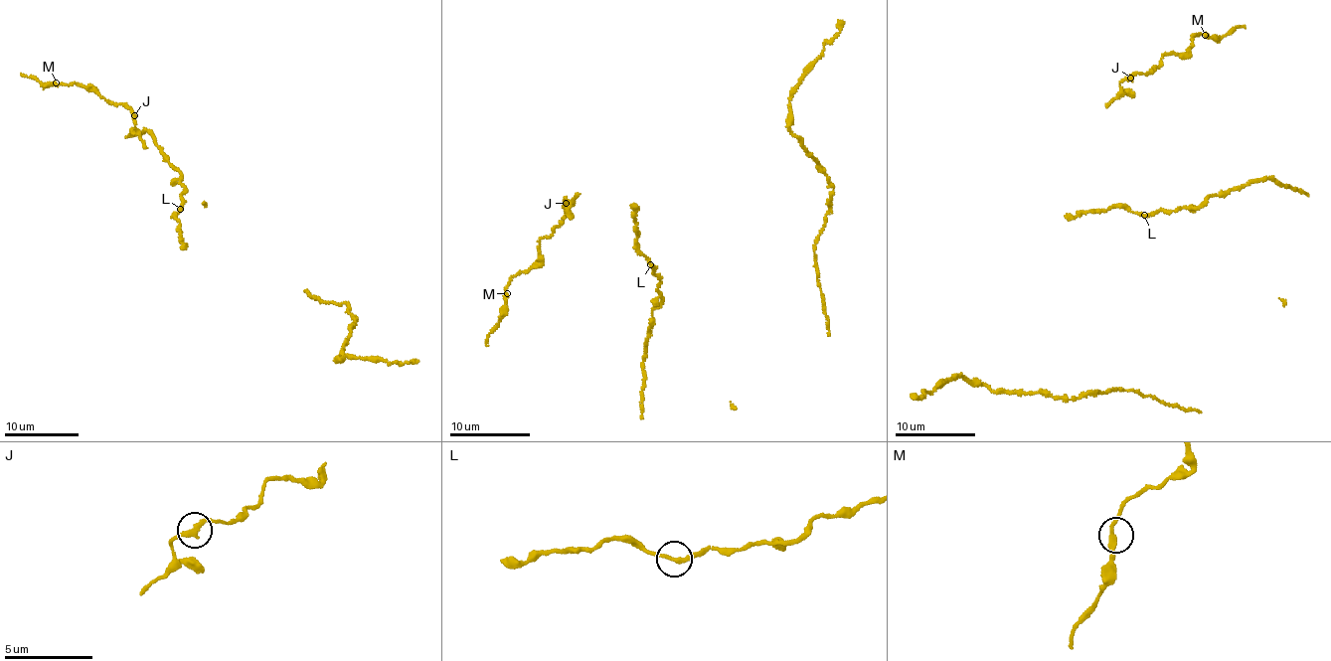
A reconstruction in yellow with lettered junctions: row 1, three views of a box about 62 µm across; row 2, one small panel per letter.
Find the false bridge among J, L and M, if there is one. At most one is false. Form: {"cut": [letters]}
{"cut": []}

